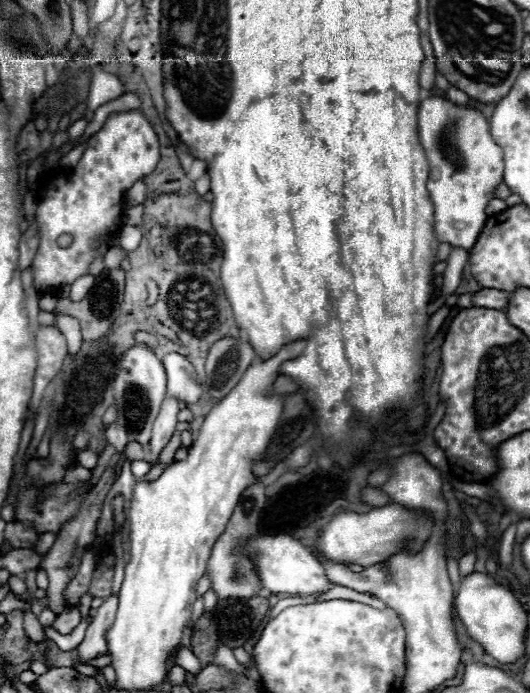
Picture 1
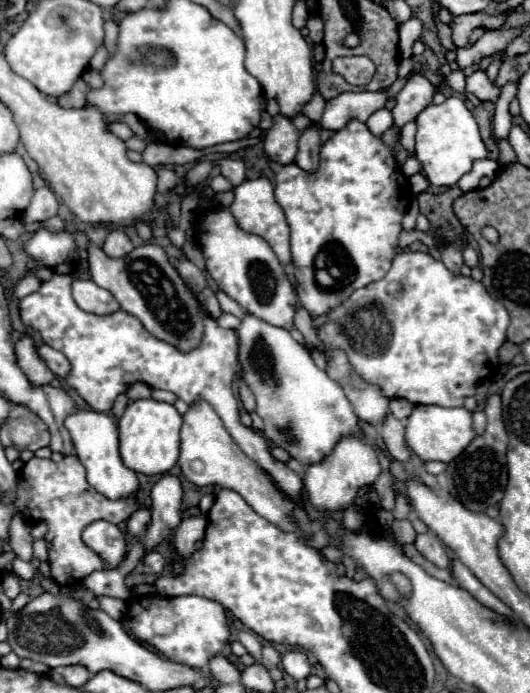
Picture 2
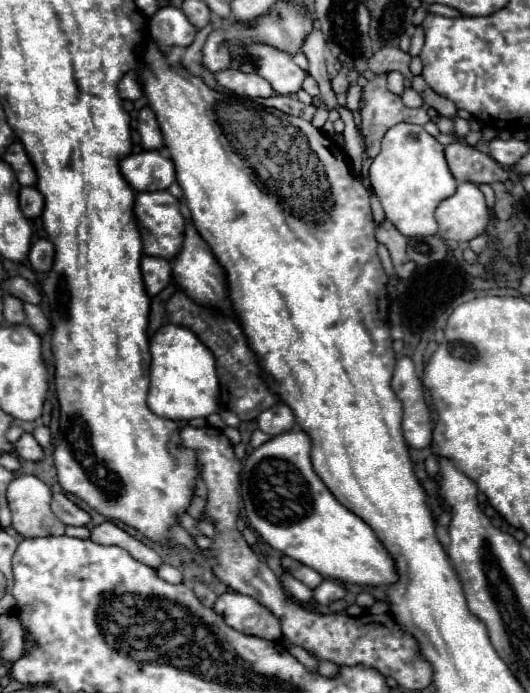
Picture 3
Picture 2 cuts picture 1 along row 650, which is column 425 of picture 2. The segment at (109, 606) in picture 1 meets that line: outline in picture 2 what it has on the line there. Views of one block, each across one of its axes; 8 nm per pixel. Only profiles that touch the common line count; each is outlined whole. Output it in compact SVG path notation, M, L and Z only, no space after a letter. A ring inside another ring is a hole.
M410 74L396 98L396 106L392 108L394 124L404 126L406 122L414 120L432 102L434 94L436 90L430 80L426 80L422 74Z

